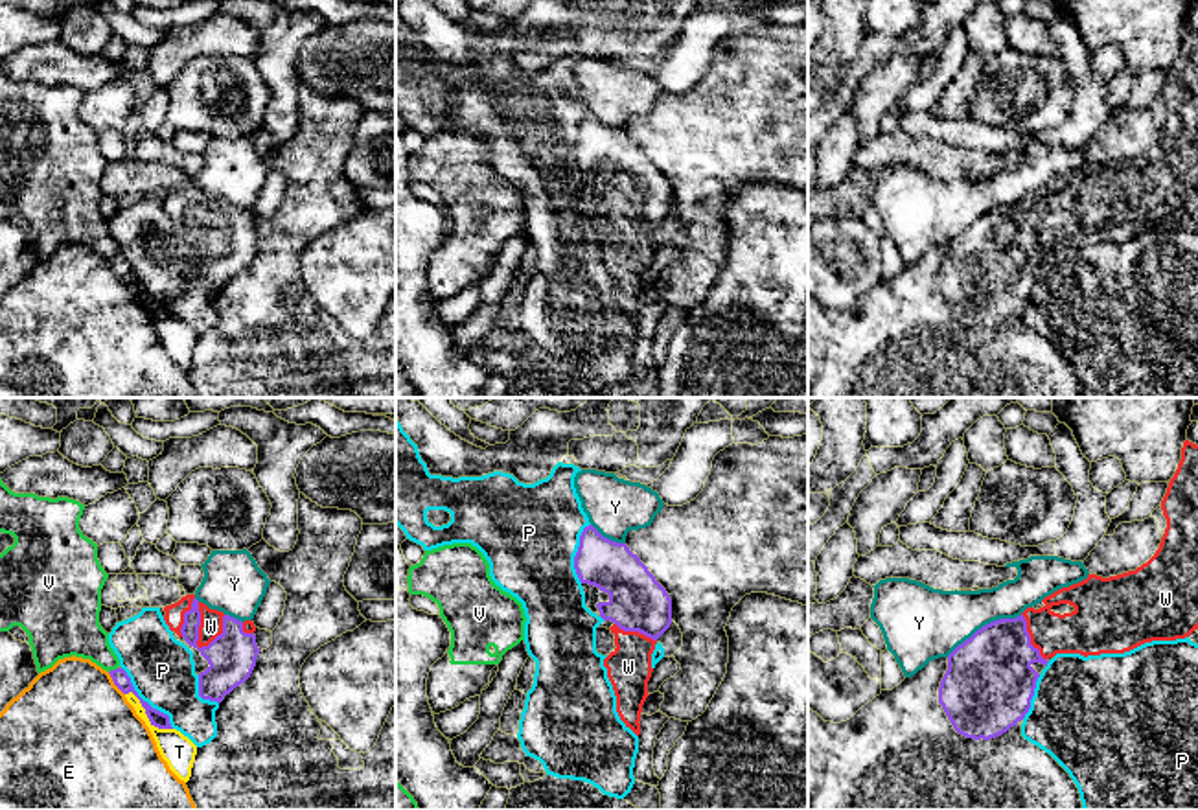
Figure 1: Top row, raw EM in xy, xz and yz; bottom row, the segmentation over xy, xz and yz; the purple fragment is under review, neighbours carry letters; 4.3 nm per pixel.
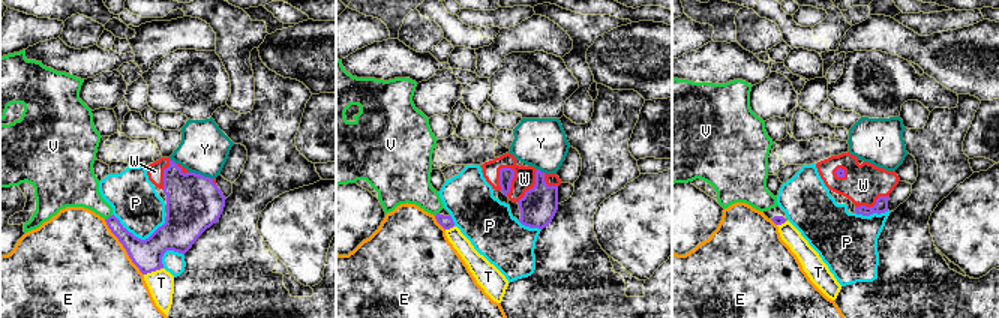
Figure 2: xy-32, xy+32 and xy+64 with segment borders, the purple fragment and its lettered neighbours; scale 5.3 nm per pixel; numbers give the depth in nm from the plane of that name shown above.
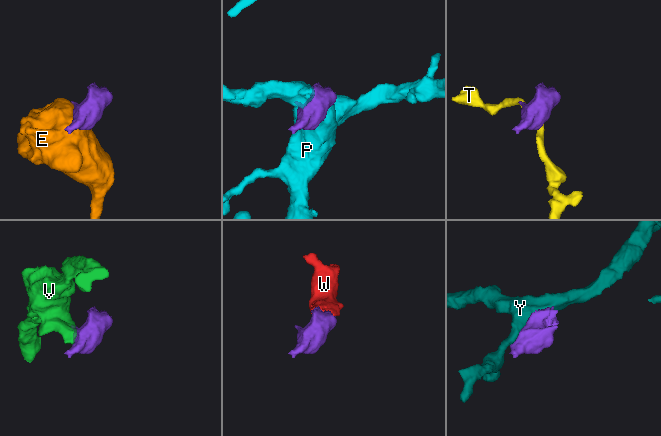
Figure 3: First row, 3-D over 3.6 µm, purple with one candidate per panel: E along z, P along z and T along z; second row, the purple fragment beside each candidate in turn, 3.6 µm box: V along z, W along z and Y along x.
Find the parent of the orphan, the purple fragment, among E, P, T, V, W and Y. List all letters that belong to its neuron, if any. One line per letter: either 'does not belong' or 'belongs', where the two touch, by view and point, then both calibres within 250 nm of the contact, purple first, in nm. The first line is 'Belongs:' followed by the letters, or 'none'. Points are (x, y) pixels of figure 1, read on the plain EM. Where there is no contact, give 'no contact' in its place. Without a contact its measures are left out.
Belongs: W
E: does not belong | xy (115, 271) | 70/500 nm
P: does not belong | xy (146, 289) | 70/280 nm
T: does not belong | xy (146, 300) | 70/150 nm
V: does not belong | xy (113, 258) | 70/220 nm
W: belongs | xy (199, 212) | 220/100 nm
Y: does not belong | yz (983, 214) | 380/320 nm

